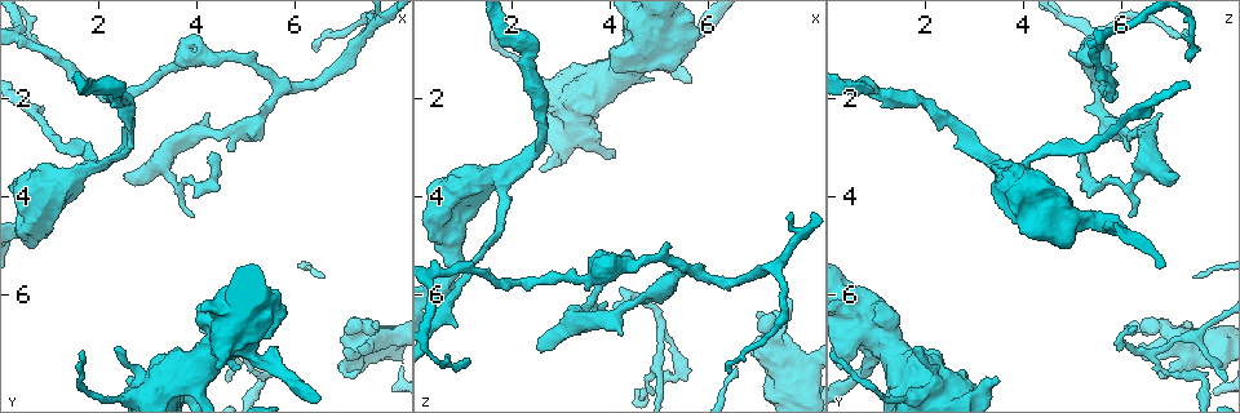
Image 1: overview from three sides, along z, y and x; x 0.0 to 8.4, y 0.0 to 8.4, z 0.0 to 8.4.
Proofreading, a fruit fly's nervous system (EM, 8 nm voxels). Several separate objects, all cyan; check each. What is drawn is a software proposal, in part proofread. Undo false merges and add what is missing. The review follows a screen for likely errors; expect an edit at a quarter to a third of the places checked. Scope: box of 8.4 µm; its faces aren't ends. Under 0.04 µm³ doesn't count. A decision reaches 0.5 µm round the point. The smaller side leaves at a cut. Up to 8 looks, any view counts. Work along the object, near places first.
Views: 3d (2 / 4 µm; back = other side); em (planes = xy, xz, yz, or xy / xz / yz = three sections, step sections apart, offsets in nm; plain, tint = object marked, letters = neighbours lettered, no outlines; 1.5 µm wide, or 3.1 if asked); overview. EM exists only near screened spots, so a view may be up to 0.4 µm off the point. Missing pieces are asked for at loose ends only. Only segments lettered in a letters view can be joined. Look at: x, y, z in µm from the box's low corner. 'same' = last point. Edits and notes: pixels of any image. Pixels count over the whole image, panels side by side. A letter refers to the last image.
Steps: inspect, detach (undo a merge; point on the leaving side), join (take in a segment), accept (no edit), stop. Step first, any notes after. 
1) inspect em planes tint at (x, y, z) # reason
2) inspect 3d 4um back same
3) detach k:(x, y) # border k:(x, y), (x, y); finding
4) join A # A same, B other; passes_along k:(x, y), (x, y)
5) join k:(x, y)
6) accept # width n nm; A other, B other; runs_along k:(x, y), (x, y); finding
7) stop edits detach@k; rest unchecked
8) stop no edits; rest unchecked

inspect 3d 2um at (2.05, 1.90, 5.70) # narrows sharply

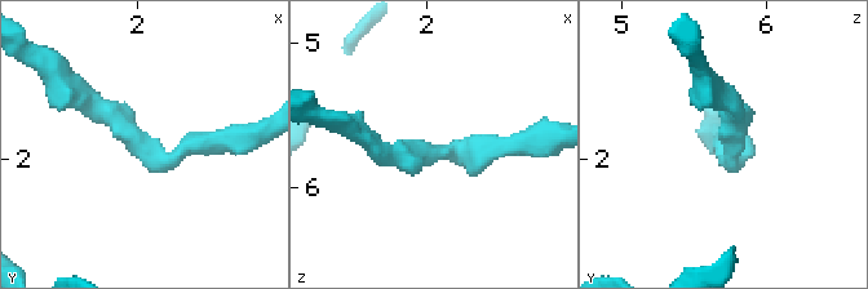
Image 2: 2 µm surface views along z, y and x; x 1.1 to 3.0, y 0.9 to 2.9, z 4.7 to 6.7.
inspect em xz step 4 letters at (2.04, 1.96, 5.72) # arm_widths 170, 180 nm

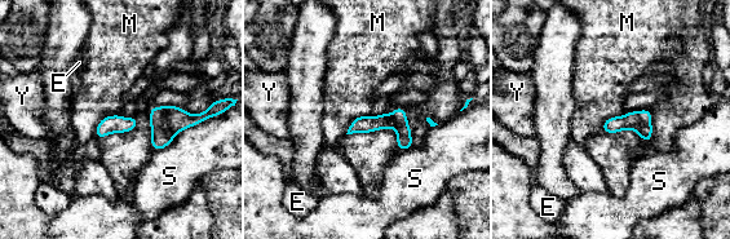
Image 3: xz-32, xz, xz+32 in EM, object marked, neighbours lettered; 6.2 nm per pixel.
inspect em planes letters same

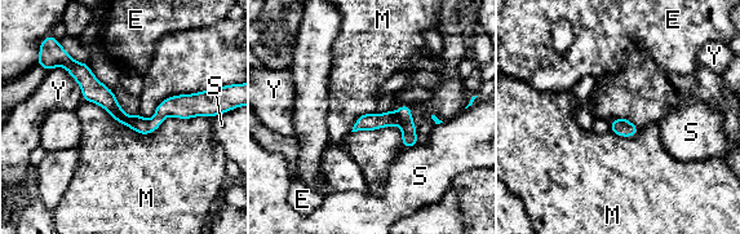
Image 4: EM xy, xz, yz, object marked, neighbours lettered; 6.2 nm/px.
accept # width 110 nm; E other, M other, S other, Y other; continuous, no second neuron

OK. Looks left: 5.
inspect 3d 2um at (3.95, 4.35, 6.25) # thin end

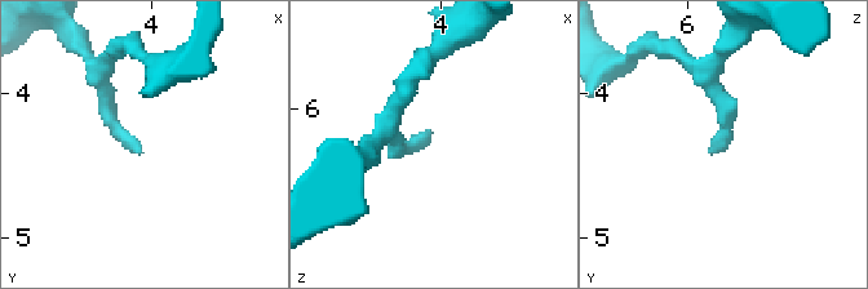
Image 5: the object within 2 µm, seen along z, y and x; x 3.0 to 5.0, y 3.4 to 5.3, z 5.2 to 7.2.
inspect em planes plain at (3.92, 4.40, 6.24)

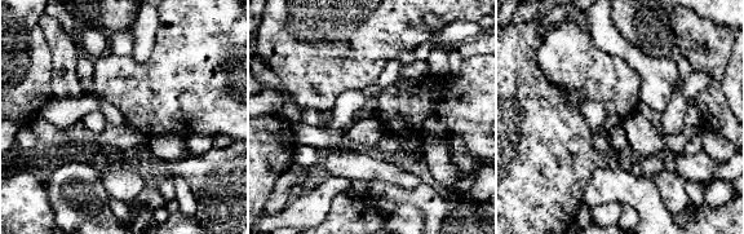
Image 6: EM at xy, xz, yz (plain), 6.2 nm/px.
inspect em planes letters same # what lies round it

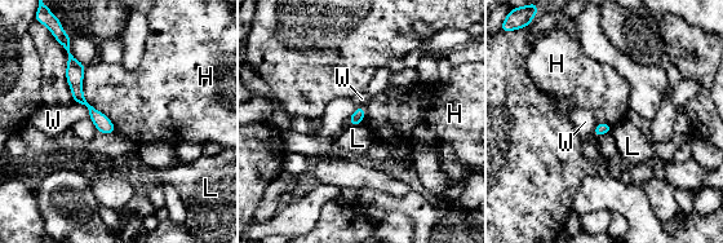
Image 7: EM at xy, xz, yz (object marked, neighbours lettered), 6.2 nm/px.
accept # width 70 nm; H other, L other, W other; runs_along 7:(74, 67), (78, 96), (111, 129); no lettered segment goes on from it

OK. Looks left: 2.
stop no edits; rest unchecked

